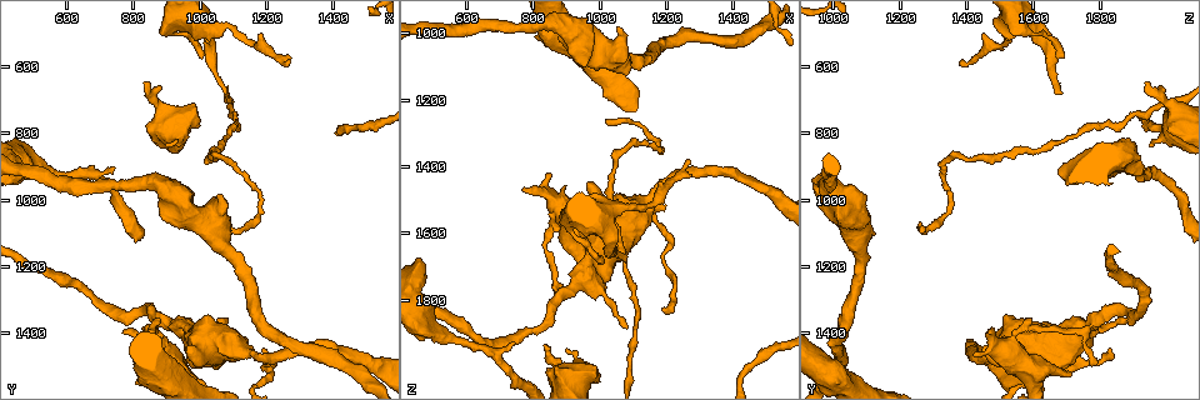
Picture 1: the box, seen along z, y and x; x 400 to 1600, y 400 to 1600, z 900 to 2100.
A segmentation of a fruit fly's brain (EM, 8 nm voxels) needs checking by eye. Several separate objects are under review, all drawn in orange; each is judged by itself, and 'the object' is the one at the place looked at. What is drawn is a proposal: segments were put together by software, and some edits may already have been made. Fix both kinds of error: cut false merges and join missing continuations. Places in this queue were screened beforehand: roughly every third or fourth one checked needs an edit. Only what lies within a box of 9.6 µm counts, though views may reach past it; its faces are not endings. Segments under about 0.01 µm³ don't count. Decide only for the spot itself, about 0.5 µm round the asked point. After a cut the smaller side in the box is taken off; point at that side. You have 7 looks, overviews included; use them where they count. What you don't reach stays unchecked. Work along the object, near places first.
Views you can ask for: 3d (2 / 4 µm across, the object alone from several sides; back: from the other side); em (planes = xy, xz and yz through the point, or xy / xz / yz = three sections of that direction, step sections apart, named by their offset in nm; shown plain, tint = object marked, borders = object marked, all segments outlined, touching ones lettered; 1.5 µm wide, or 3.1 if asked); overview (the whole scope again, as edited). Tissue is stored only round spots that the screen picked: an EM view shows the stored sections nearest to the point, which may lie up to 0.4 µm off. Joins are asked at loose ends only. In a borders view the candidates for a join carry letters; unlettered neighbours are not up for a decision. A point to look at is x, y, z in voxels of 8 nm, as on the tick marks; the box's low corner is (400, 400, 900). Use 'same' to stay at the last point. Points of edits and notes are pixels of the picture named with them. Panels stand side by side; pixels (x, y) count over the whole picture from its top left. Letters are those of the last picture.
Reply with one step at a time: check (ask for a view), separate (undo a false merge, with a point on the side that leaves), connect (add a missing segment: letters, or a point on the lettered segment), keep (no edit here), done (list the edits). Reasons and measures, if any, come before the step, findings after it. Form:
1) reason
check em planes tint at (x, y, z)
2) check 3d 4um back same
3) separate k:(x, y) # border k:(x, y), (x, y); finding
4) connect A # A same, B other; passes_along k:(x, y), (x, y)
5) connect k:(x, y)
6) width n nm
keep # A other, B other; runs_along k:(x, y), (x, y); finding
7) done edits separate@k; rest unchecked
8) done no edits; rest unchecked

an open end
check 3d 4um at (1080, 680, 1690)

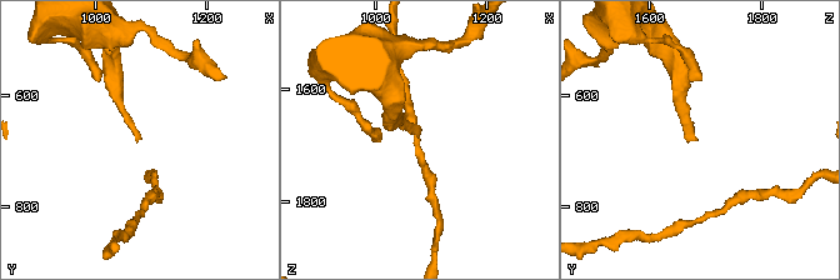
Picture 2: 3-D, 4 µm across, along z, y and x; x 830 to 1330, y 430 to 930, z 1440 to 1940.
shape alone is not enough
check em planes borders at (1085, 675, 1680)

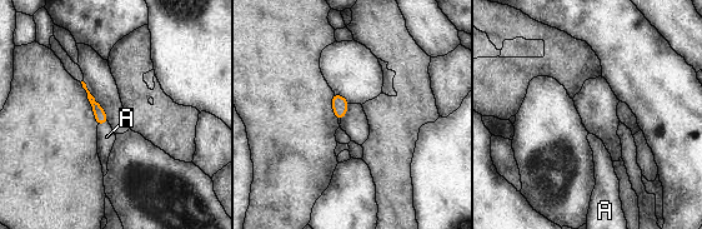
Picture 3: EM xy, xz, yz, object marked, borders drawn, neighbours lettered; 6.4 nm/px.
connect A # A same; passes_along 3:(100, 115), (103, 123), (106, 137); it goes on there

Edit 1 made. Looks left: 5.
check overview

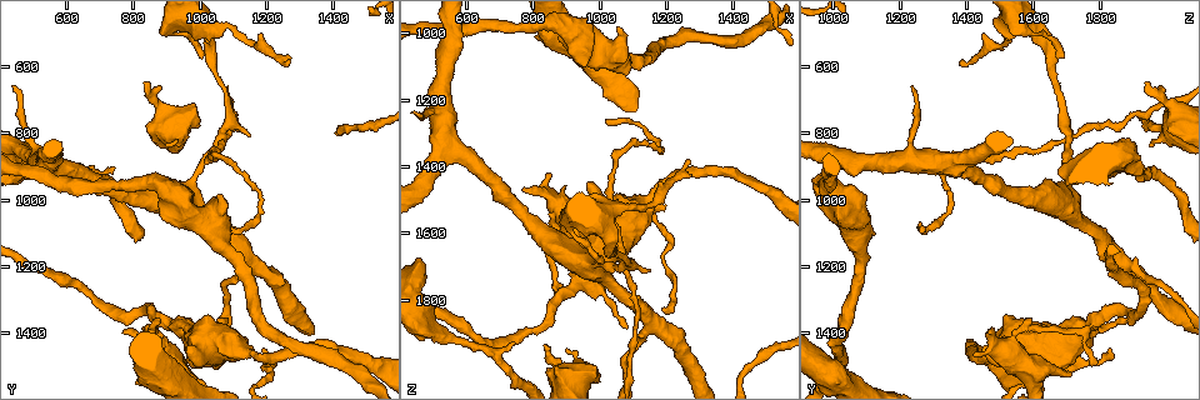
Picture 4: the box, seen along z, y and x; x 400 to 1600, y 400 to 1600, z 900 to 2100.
thick turns thin
check 3d 2um at (890, 1360, 1780)

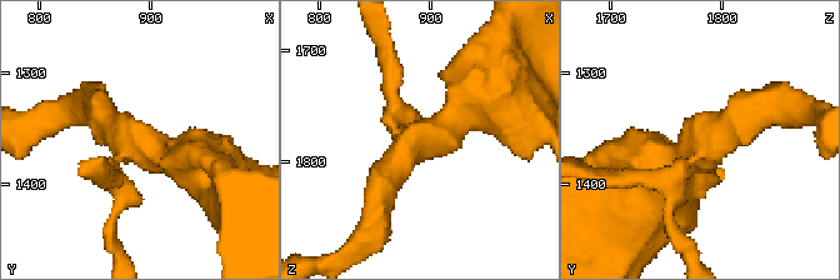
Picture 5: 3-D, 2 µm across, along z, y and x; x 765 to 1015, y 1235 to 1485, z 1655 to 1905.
check em xy step 4 tint at (888, 1368, 1786)

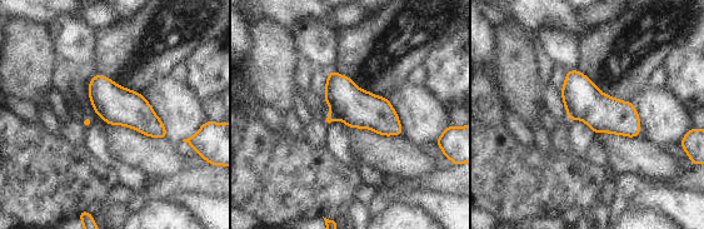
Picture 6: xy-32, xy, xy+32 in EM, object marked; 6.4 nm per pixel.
another direction
check em xz step 8 borders same

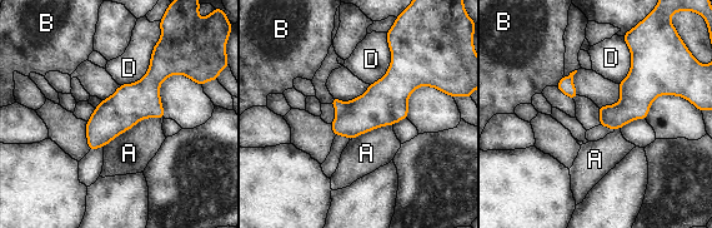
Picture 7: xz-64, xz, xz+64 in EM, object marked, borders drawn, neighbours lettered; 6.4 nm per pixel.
longest_contact A 440 nm
separate 7:(336, 103) # A other, B other, D other; border 7:(344, 103), (336, 110); a second cell is stuck on

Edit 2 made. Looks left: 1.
done edits connect@3, separate@7; rest unchecked

